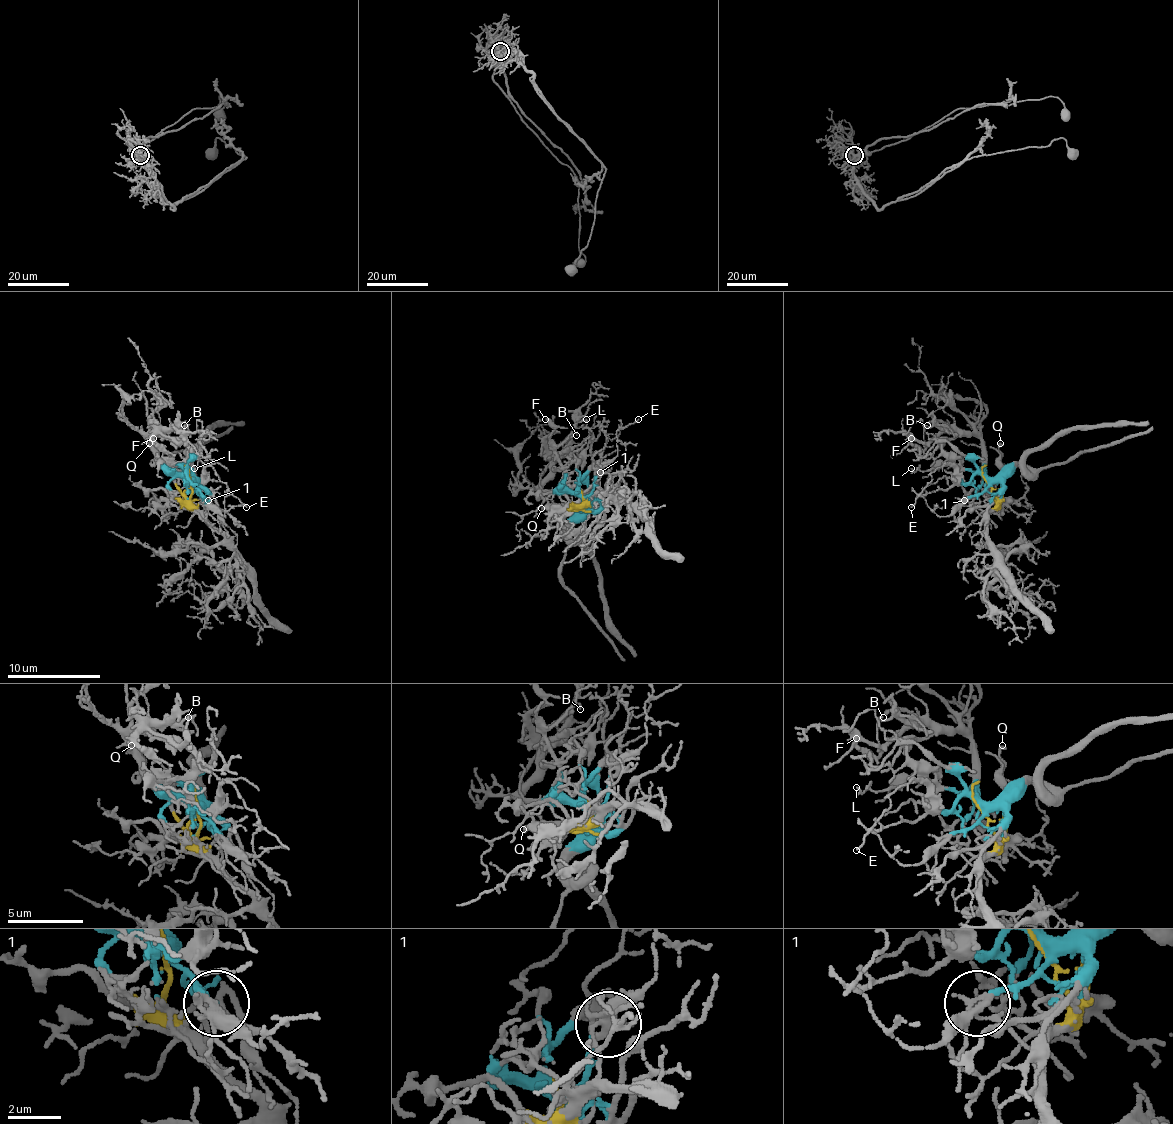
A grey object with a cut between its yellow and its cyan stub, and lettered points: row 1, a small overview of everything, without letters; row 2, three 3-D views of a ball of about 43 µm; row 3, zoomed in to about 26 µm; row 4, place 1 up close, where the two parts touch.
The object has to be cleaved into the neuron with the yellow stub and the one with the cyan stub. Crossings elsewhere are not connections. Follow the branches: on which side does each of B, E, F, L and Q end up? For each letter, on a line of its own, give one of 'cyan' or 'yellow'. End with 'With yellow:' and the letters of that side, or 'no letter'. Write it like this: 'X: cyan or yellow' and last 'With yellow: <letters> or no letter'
B: cyan
E: cyan
F: cyan
L: cyan
Q: yellow
With yellow: Q

